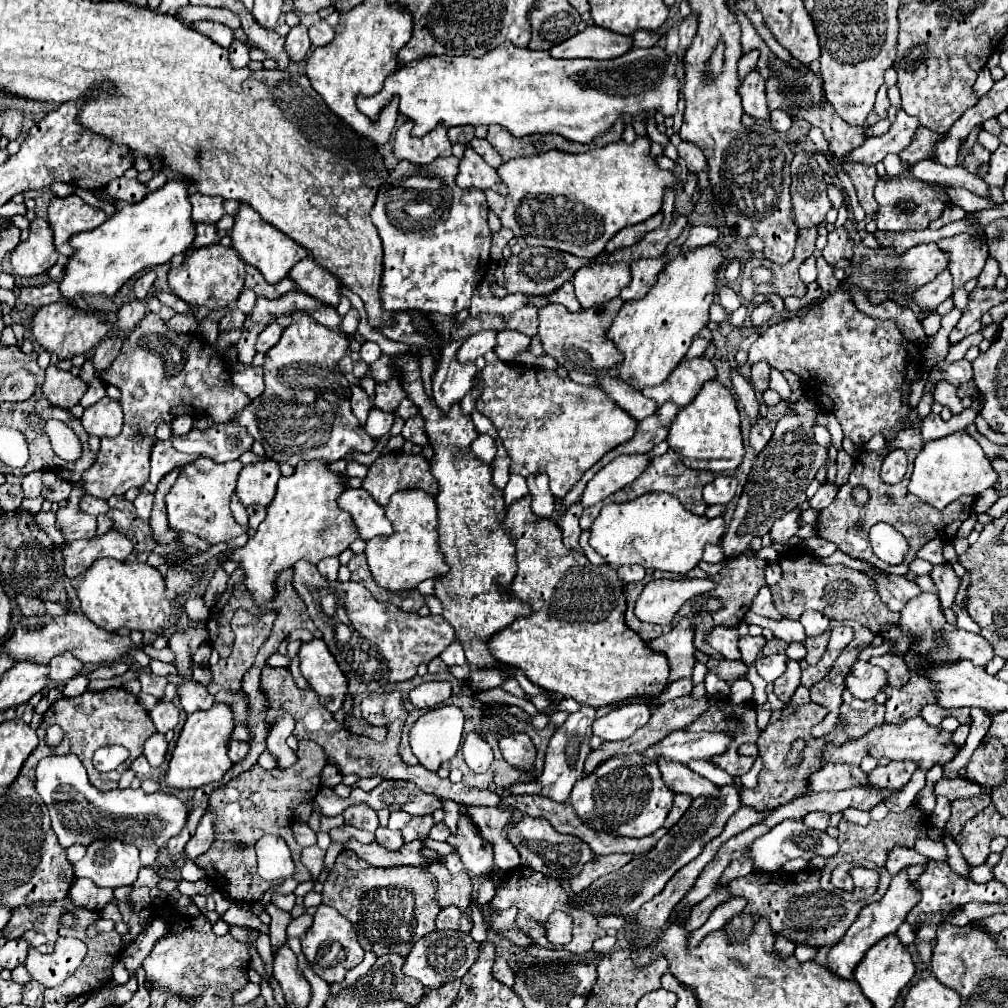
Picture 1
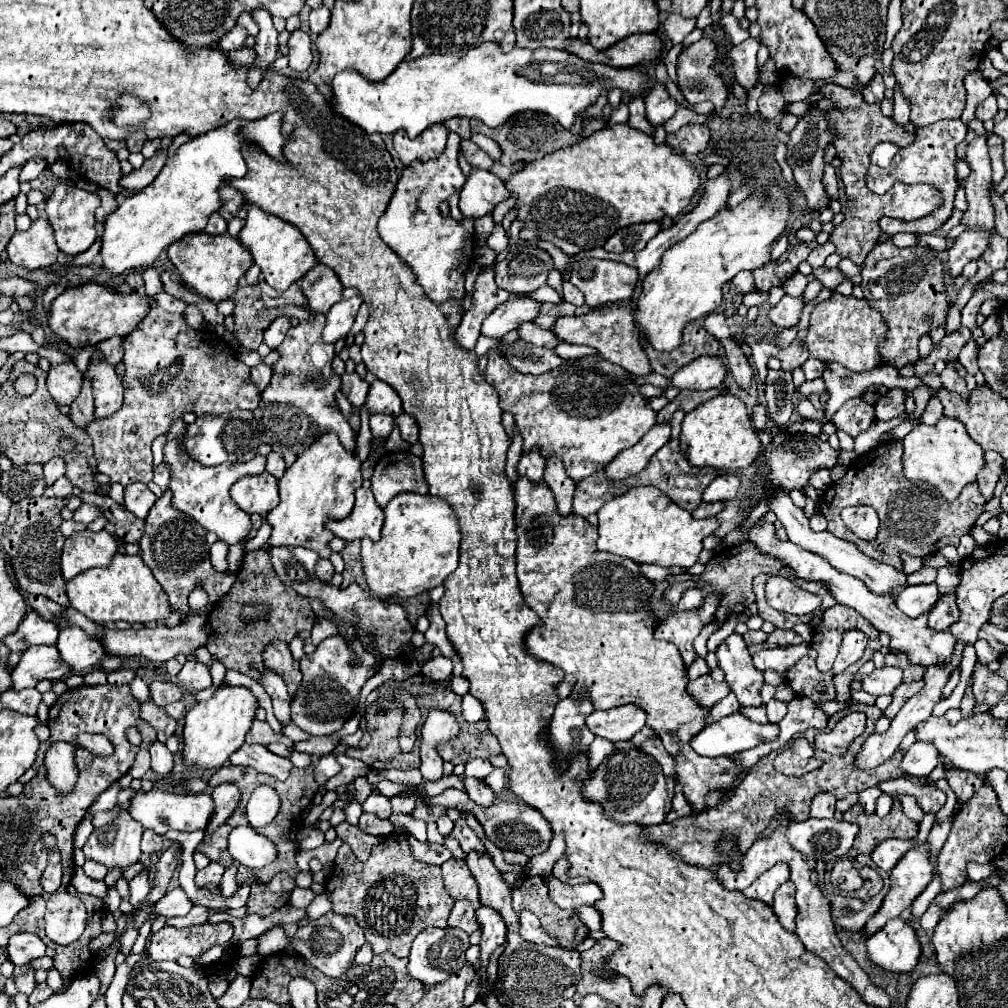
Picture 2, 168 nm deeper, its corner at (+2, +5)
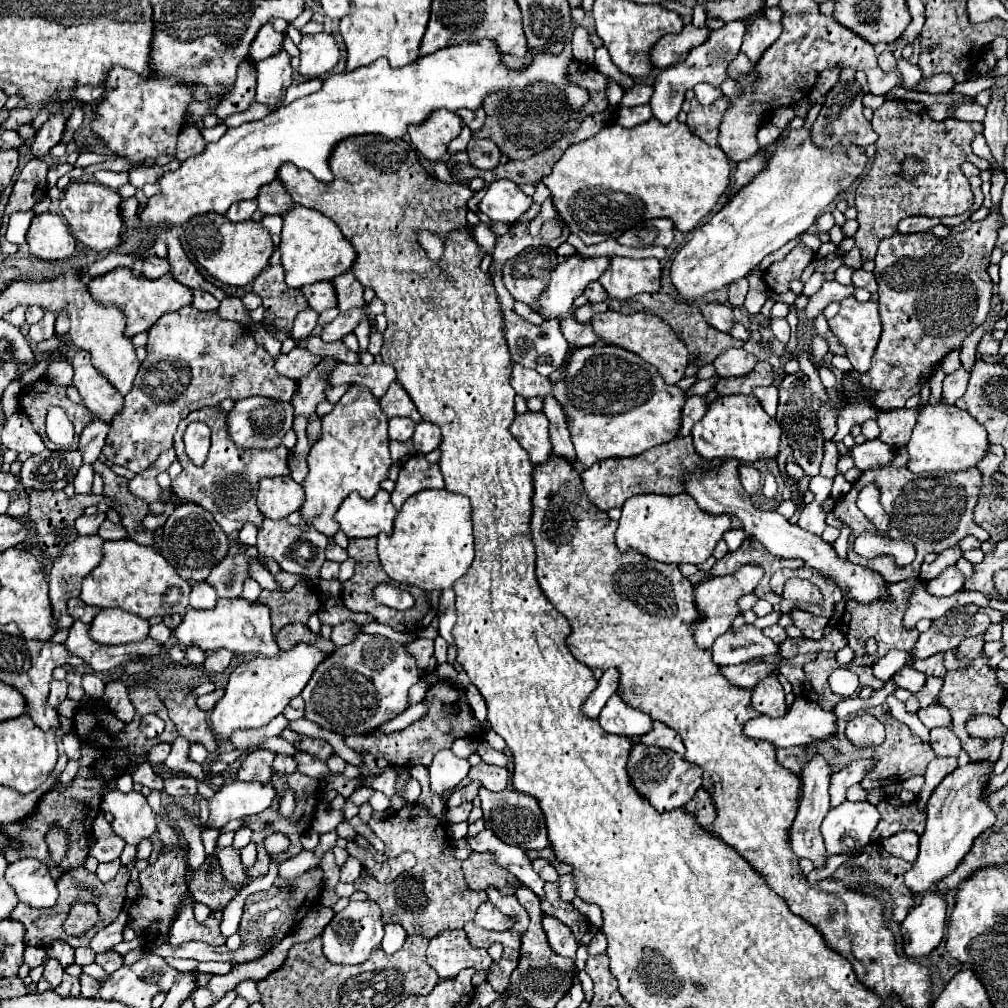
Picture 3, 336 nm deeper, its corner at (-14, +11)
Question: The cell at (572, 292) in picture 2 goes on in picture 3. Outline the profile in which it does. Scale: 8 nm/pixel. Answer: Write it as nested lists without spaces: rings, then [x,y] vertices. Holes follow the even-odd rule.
[[[598,281],[588,283],[588,285],[586,285],[586,289],[584,289],[584,295],[588,297],[588,301],[590,301],[590,303],[600,303],[600,301],[608,299],[608,293],[604,291],[604,287],[602,287]]]

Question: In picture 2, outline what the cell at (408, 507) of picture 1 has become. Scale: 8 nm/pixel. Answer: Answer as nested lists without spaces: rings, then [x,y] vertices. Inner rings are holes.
[[[400,493],[384,507],[386,521],[380,541],[361,540],[366,583],[378,597],[414,597],[444,583],[458,567],[460,527],[450,505],[440,497]]]

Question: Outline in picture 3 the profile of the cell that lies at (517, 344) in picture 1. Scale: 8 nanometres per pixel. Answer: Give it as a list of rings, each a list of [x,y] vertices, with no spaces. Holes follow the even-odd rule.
[[[572,317],[560,319],[560,331],[562,331],[564,339],[568,343],[572,343],[574,347],[586,347],[586,345],[594,345],[600,341],[588,323],[578,323]]]

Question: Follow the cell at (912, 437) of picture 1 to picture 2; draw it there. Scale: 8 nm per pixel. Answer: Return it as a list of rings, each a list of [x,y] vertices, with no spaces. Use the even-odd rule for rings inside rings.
[[[890,441],[884,445],[878,445],[870,453],[860,455],[846,471],[846,475],[832,483],[828,491],[822,495],[820,501],[820,513],[828,521],[828,529],[832,535],[838,539],[846,539],[854,543],[864,555],[888,563],[894,569],[902,569],[902,559],[900,553],[906,551],[914,557],[926,557],[936,553],[944,545],[958,545],[960,537],[970,533],[974,527],[976,519],[982,515],[986,499],[982,497],[978,483],[966,485],[960,493],[960,497],[952,503],[944,501],[932,485],[920,485],[914,481],[908,481],[902,475],[902,443],[900,441]],[[846,503],[856,503],[856,505],[870,505],[876,509],[878,519],[880,519],[880,529],[876,541],[862,541],[854,533],[846,531],[840,511],[846,507]]]

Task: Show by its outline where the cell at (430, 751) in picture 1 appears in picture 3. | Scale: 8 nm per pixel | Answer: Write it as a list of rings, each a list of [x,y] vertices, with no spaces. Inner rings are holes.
[[[442,749],[434,755],[430,769],[430,787],[434,793],[442,795],[446,789],[456,787],[470,771],[468,759],[456,757],[450,749]]]

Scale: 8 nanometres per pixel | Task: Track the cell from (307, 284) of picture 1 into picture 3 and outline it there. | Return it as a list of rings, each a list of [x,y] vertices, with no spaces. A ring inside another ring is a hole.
[[[346,271],[344,275],[338,275],[336,279],[332,279],[332,283],[336,287],[336,299],[338,299],[340,311],[348,311],[352,307],[364,305],[364,299],[362,299],[364,287],[350,271]]]

